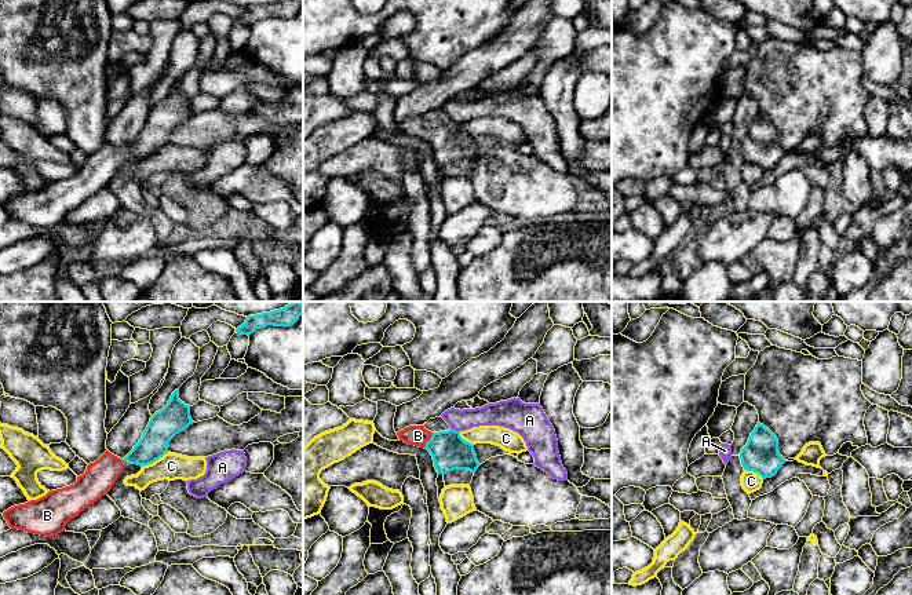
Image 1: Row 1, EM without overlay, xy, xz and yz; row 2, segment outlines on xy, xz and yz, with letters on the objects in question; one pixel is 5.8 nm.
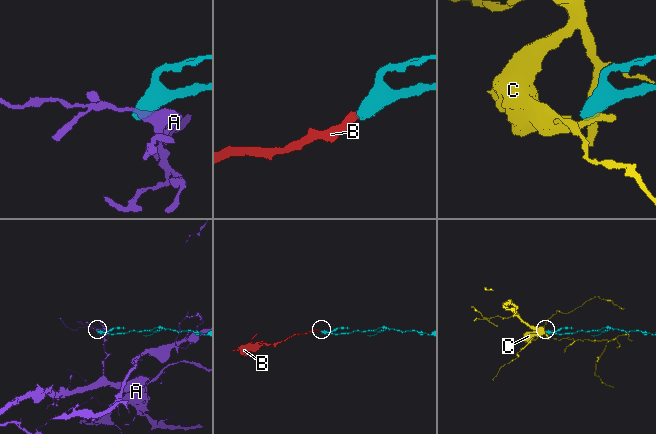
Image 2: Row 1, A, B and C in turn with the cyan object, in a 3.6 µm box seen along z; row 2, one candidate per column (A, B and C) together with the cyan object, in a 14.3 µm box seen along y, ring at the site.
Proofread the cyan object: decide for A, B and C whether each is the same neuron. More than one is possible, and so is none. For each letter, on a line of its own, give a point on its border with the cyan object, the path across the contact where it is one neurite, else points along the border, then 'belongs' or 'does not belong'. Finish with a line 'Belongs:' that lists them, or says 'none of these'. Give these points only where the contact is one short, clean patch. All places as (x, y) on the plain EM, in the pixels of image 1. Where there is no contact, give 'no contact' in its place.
A: meets cyan in xz at (455, 121); border along xz (451, 119), (459, 123); does not belong
B: meets cyan in xz at (430, 131); runs through xz (449, 142), (430, 131), (418, 127); belongs
C: meets cyan in xy at (154, 152); border along xy (168, 143), (142, 159); does not belong
Belongs: B

